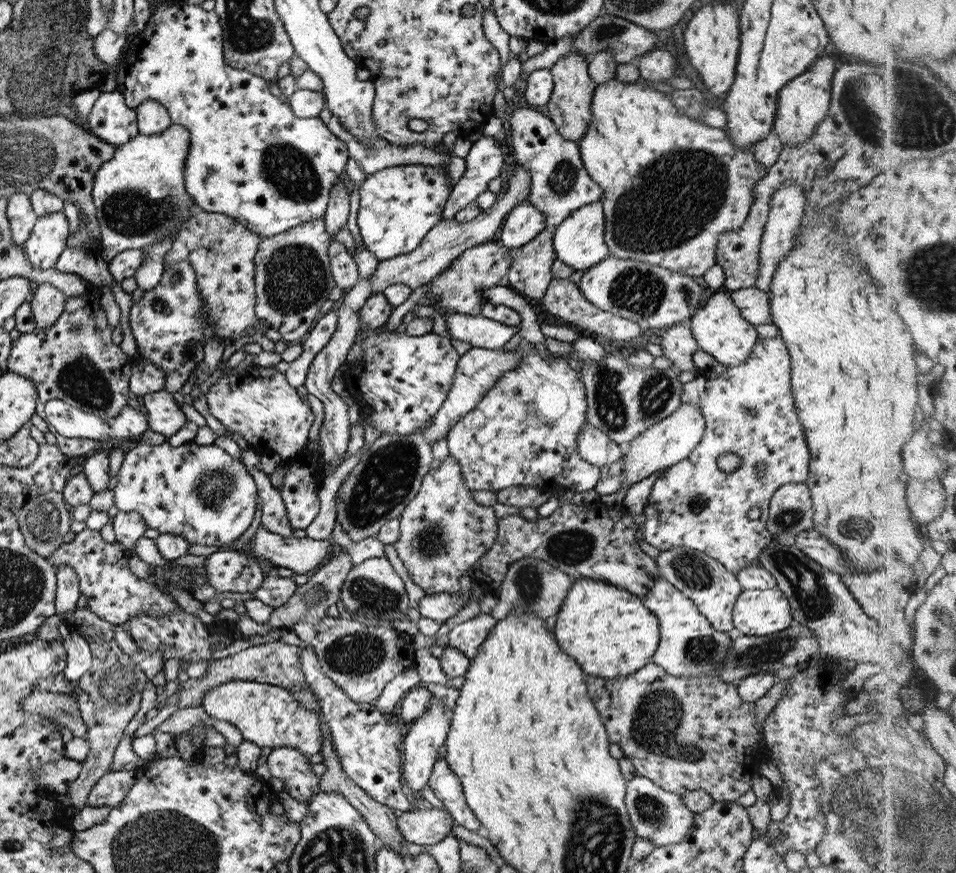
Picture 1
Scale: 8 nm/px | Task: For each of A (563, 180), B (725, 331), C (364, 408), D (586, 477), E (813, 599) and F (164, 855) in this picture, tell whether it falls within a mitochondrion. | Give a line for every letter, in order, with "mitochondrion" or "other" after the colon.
A: mitochondrion
B: other
C: other
D: other
E: mitochondrion
F: mitochondrion

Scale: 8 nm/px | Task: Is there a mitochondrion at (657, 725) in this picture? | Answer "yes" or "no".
yes

